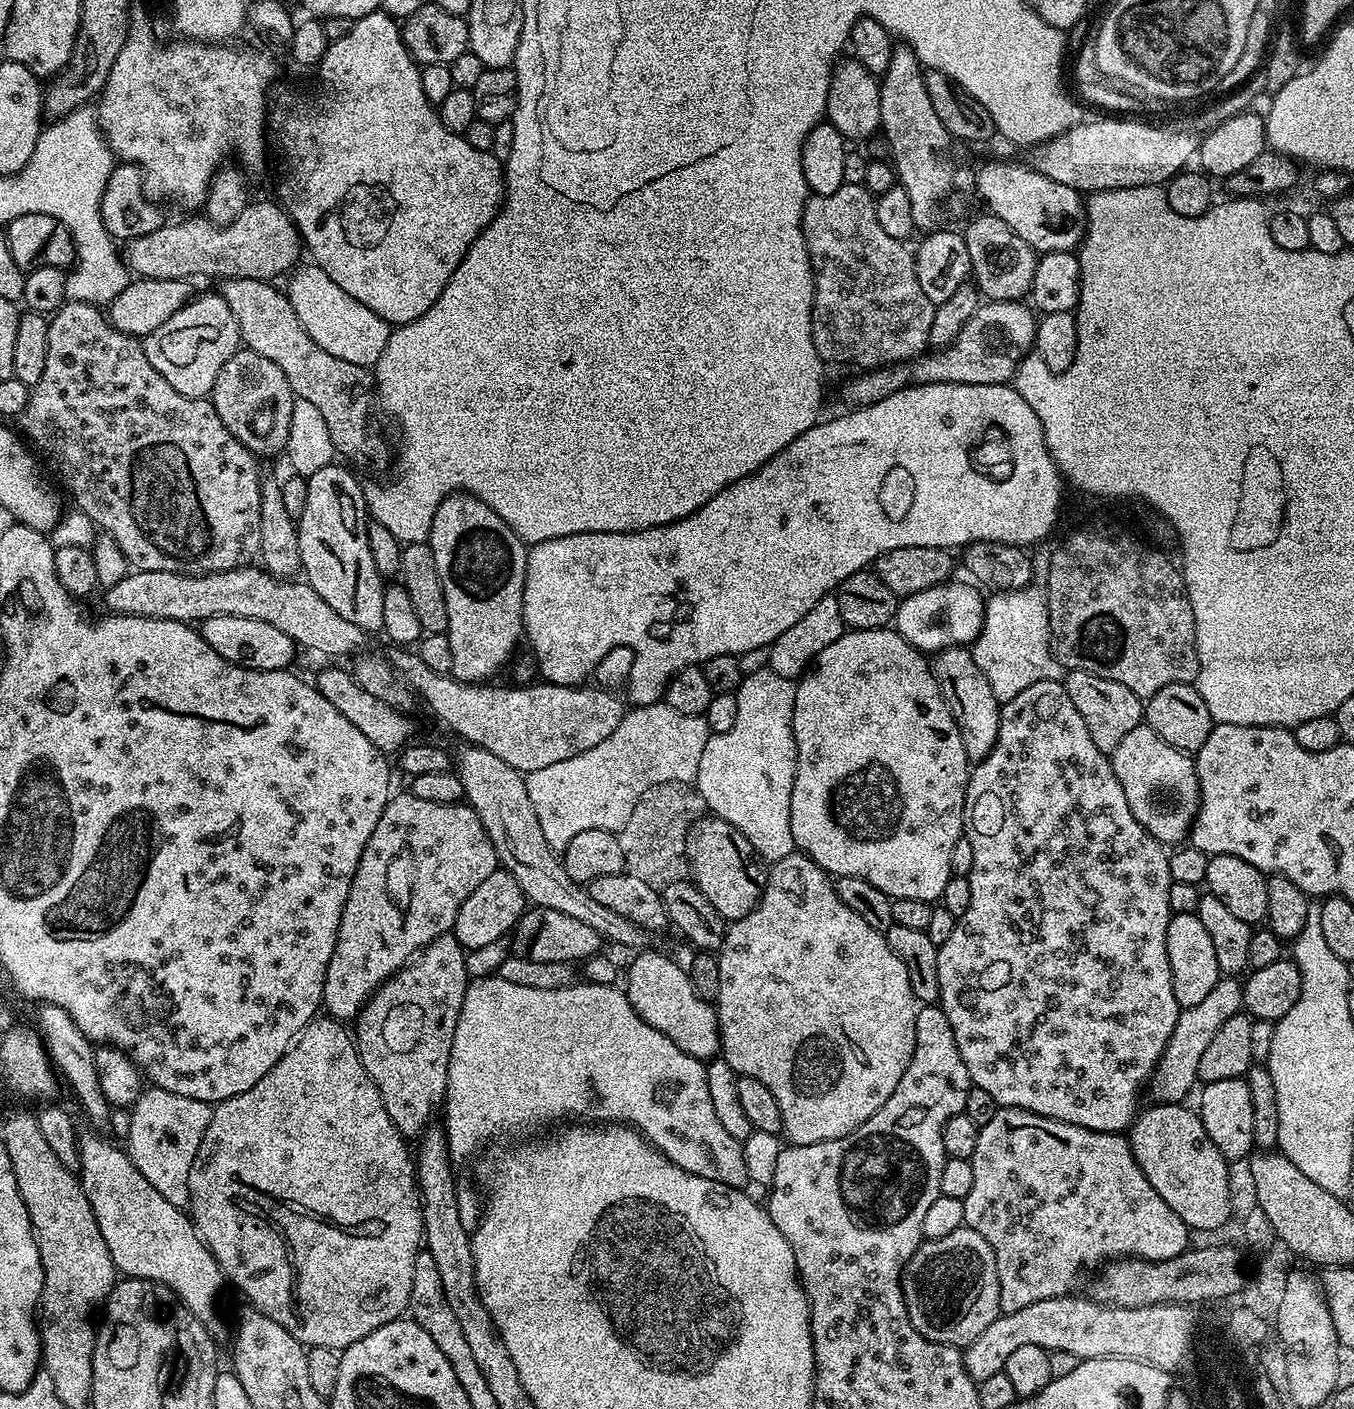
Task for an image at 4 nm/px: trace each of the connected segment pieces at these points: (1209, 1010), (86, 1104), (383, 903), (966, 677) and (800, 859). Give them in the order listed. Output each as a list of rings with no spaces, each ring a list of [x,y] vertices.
[[[1222,978],[1216,983],[1214,990],[1210,990],[1210,994],[1206,994],[1206,998],[1198,1002],[1196,1008],[1185,1008],[1181,1011],[1174,1026],[1174,1034],[1170,1034],[1170,1042],[1166,1042],[1164,1054],[1150,1077],[1153,1101],[1165,1104],[1187,1101],[1188,1091],[1192,1087],[1195,1089],[1200,1080],[1198,1062],[1202,1062],[1202,1053],[1205,1052],[1206,1046],[1210,1046],[1214,1034],[1218,1034],[1222,1022],[1238,1015],[1243,1006],[1244,990],[1241,981],[1236,978]]]
[[[40,1004],[37,1009],[34,1028],[43,1041],[52,1067],[58,1070],[61,1077],[64,1075],[68,1079],[73,1094],[80,1099],[85,1118],[92,1123],[89,1125],[98,1133],[107,1133],[112,1127],[114,1107],[103,1093],[102,1082],[99,1080],[99,1070],[96,1069],[97,1049],[92,1041],[86,1038],[86,1034],[82,1034],[82,1030],[74,1026],[74,1020],[60,1006]]]
[[[411,794],[404,796],[393,795],[388,804],[382,810],[382,818],[378,818],[378,826],[374,826],[374,834],[370,834],[370,842],[366,842],[366,850],[362,850],[362,858],[358,862],[358,870],[352,879],[350,894],[346,898],[346,906],[342,906],[342,916],[338,922],[338,934],[336,935],[336,945],[334,954],[330,954],[330,962],[326,966],[326,978],[324,979],[324,999],[322,1008],[333,1020],[341,1022],[355,1021],[360,1015],[360,1009],[364,1007],[365,1000],[392,975],[393,972],[400,971],[405,964],[409,963],[424,949],[434,938],[438,938],[443,932],[452,932],[456,927],[458,910],[470,894],[474,894],[475,888],[480,885],[490,874],[497,871],[498,861],[496,858],[496,848],[490,842],[478,814],[469,808],[467,803],[457,802],[454,804],[439,804],[438,802],[425,802],[423,798],[414,798]]]
[[[971,647],[943,648],[931,657],[930,667],[940,692],[944,695],[944,701],[952,711],[954,722],[962,734],[962,746],[966,746],[969,761],[985,760],[990,750],[994,750],[994,742],[998,738],[1002,704],[994,698],[994,690],[990,690],[986,674],[978,670],[978,662],[974,662]]]
[[[794,850],[786,858],[775,861],[767,869],[766,879],[762,885],[760,901],[740,920],[733,920],[727,925],[724,942],[718,952],[721,972],[721,989],[715,998],[714,1007],[720,1018],[720,1052],[727,1064],[736,1071],[737,1077],[749,1076],[758,1078],[770,1094],[778,1102],[778,1110],[782,1110],[784,1123],[783,1135],[789,1136],[792,1144],[810,1146],[818,1142],[830,1142],[834,1138],[842,1138],[862,1122],[879,1110],[898,1090],[898,1082],[902,1082],[902,1074],[906,1074],[906,1066],[910,1066],[910,1058],[916,1045],[916,1014],[918,1001],[914,990],[910,990],[910,977],[906,975],[906,966],[902,966],[902,958],[894,954],[888,945],[885,933],[874,930],[859,914],[854,914],[842,898],[838,898],[833,877],[818,867],[809,856]]]

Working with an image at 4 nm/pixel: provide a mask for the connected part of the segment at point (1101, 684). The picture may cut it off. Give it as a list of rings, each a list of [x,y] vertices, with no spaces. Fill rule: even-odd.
[[[1074,668],[1065,675],[1062,683],[1070,694],[1070,702],[1074,702],[1078,714],[1082,714],[1082,722],[1086,722],[1086,730],[1090,730],[1090,738],[1098,750],[1111,754],[1130,730],[1141,727],[1145,701],[1134,694],[1134,690],[1126,690],[1122,682],[1110,682],[1110,678]]]

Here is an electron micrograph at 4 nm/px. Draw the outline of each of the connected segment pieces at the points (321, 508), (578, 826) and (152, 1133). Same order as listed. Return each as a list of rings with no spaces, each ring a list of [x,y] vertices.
[[[333,462],[327,464],[322,470],[318,470],[318,474],[307,477],[308,489],[306,490],[306,510],[302,510],[302,514],[298,518],[298,546],[300,547],[300,556],[303,574],[306,577],[306,583],[320,595],[322,602],[326,602],[326,606],[331,606],[333,610],[338,610],[338,614],[342,614],[342,618],[346,618],[346,622],[354,622],[354,626],[358,626],[365,634],[372,632],[379,633],[382,629],[382,598],[384,597],[385,581],[380,575],[380,571],[374,566],[374,558],[370,550],[370,542],[368,541],[368,524],[366,523],[366,505],[364,502],[364,490],[361,481],[356,481],[350,473],[344,468],[339,468],[339,463]]]
[[[659,700],[643,705],[643,708],[634,706],[625,711],[610,738],[603,739],[590,750],[584,750],[582,754],[574,755],[563,762],[554,762],[545,769],[527,773],[527,794],[547,844],[553,851],[563,852],[571,839],[585,830],[602,829],[611,832],[612,829],[622,826],[630,816],[630,810],[640,790],[656,780],[681,779],[695,783],[699,759],[702,758],[711,735],[709,723],[704,716],[681,714],[663,700]]]
[[[148,1086],[132,1104],[128,1117],[130,1126],[126,1137],[126,1151],[129,1159],[173,1206],[188,1208],[188,1179],[190,1166],[194,1166],[194,1158],[206,1130],[210,1126],[213,1105],[202,1102],[198,1098],[186,1098],[182,1094],[170,1094],[170,1090],[162,1090]]]

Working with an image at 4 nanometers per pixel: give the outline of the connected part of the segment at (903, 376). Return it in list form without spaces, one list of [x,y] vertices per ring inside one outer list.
[[[1019,300],[981,303],[948,347],[907,362],[861,371],[856,374],[860,376],[852,376],[845,382],[844,400],[848,406],[865,408],[913,384],[1007,384],[1025,356],[1033,351],[1037,319],[1037,313]]]

